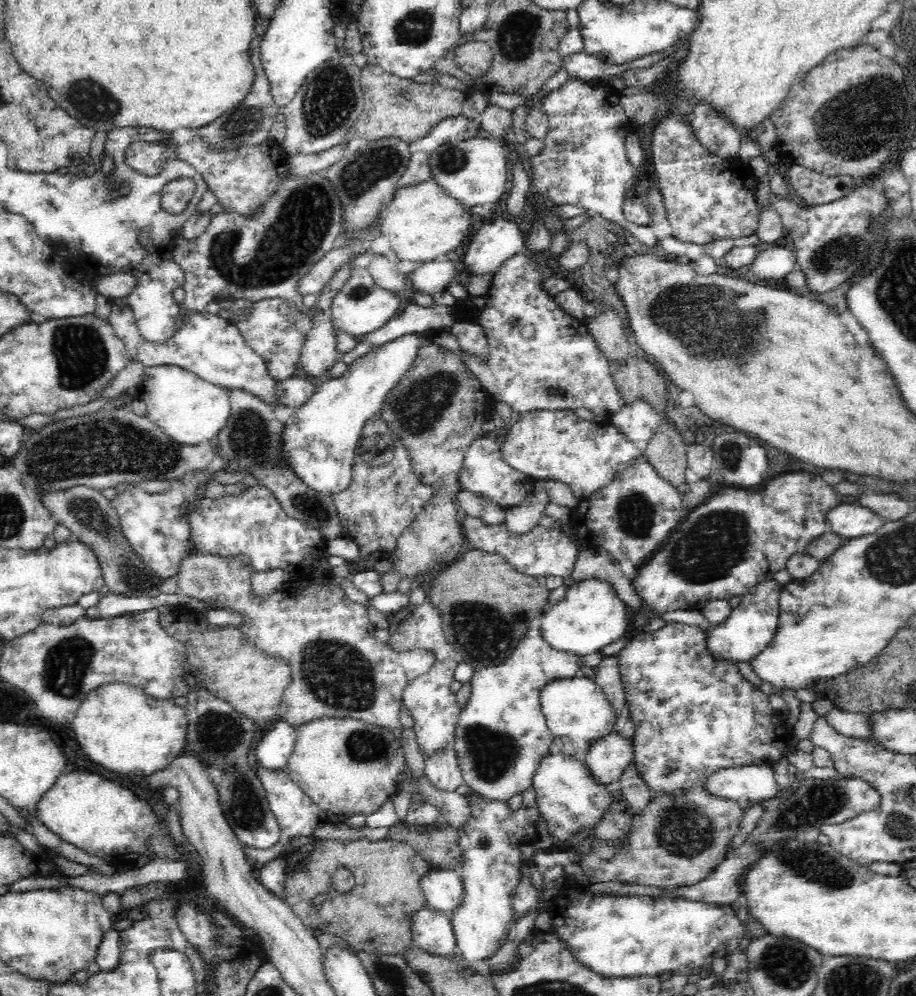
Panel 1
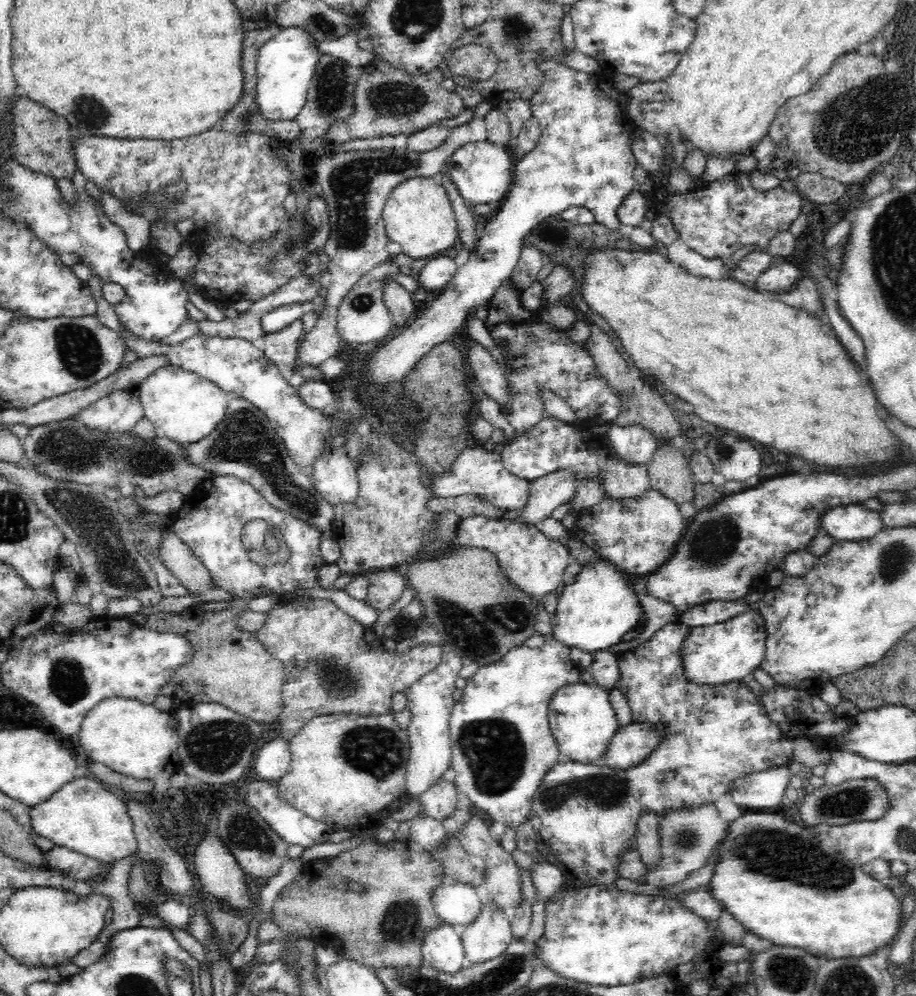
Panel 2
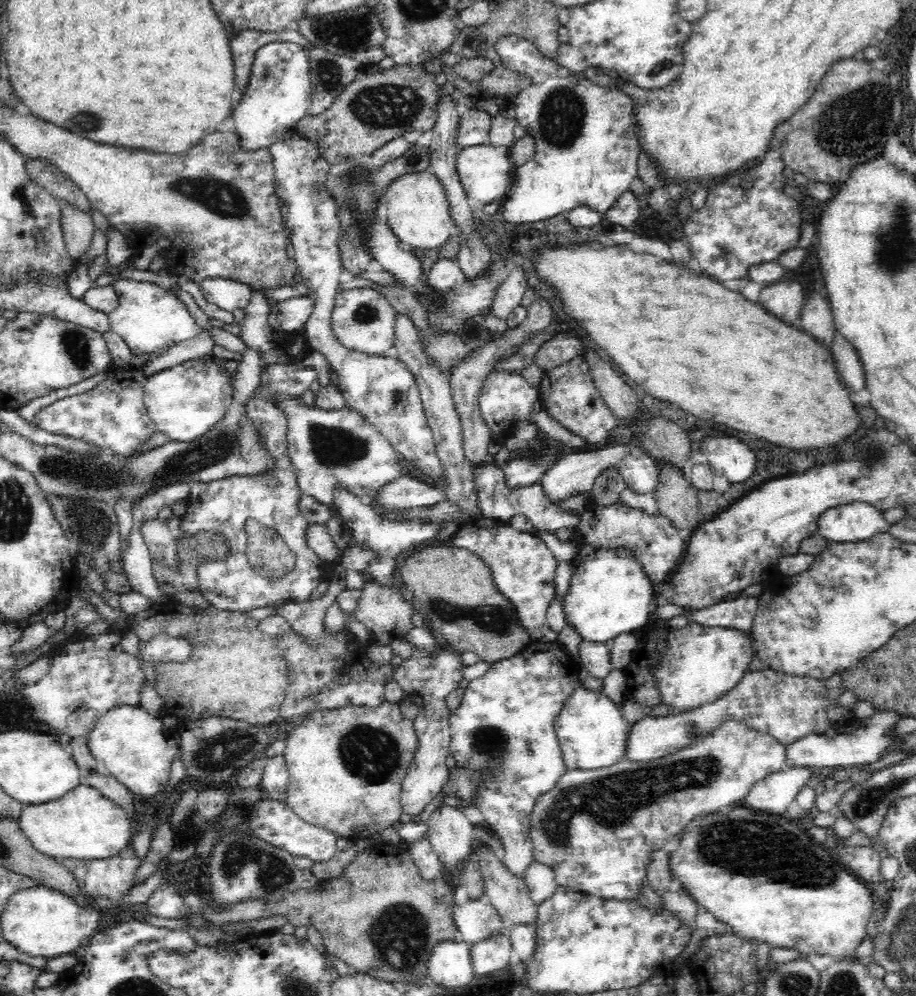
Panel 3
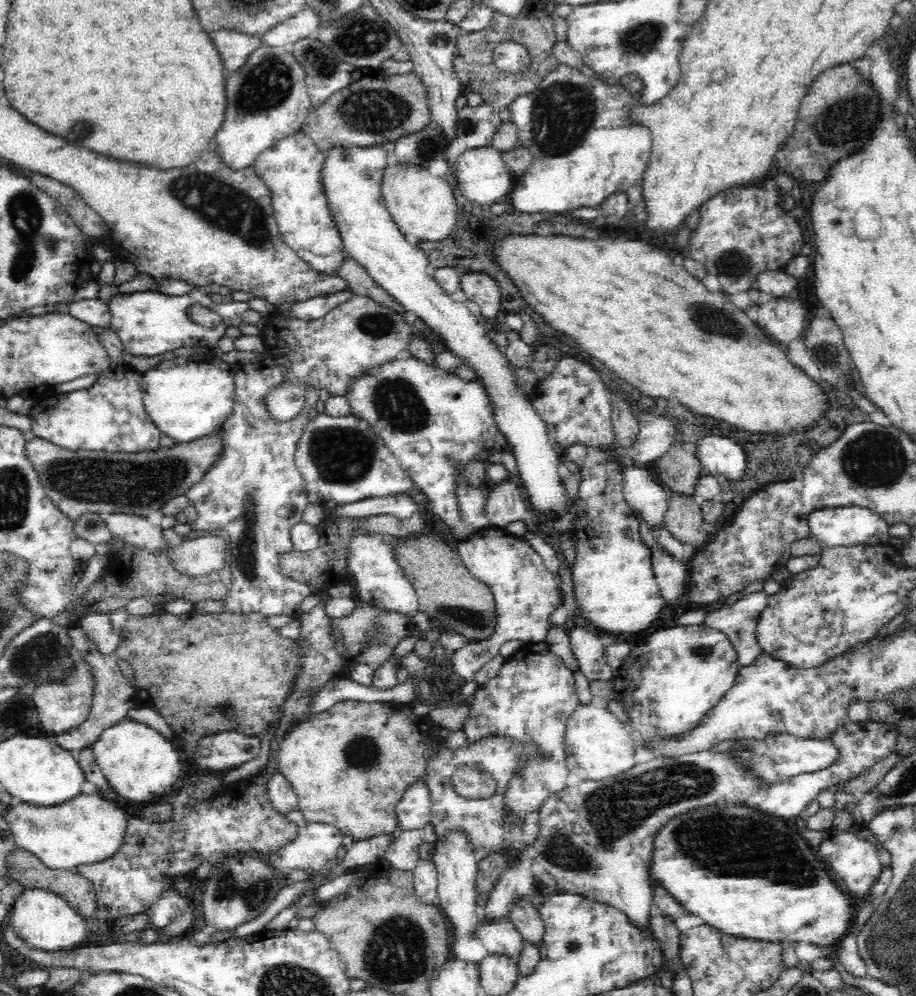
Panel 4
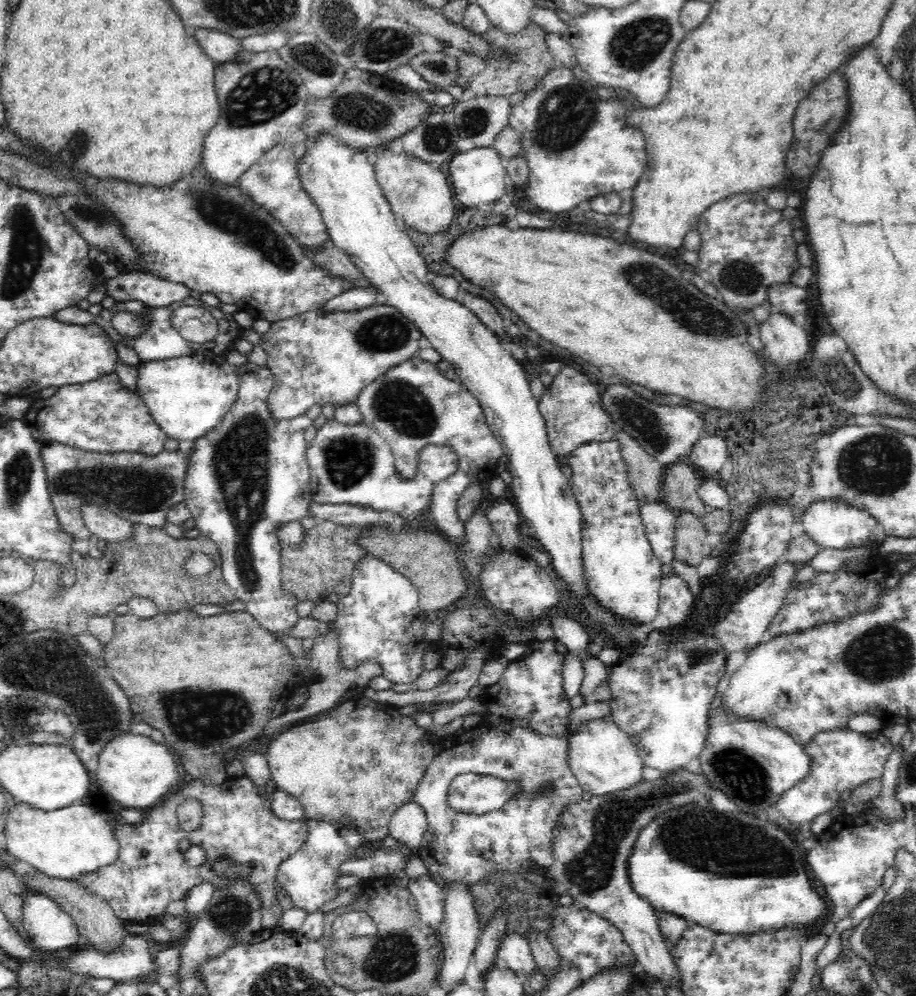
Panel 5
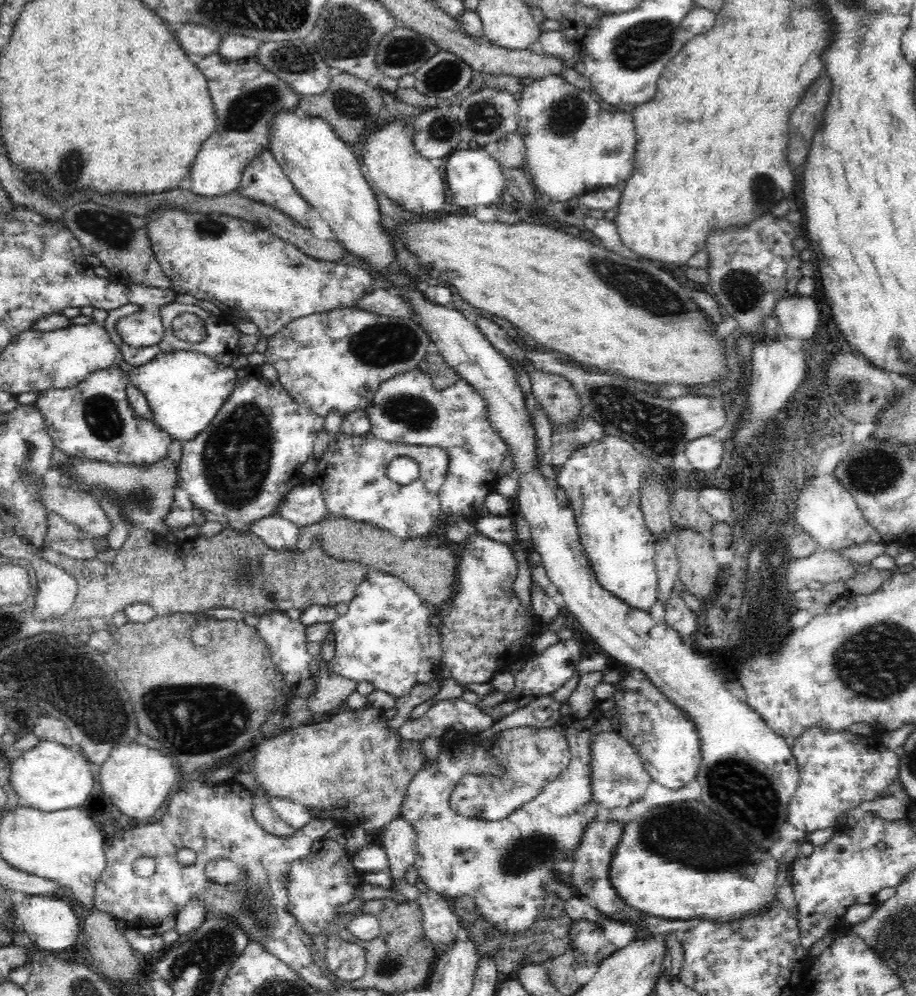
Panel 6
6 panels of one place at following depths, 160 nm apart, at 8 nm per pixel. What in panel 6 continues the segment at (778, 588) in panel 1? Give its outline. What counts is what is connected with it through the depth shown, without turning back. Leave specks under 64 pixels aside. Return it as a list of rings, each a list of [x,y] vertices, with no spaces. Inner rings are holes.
[[[631,667],[630,672],[616,682],[613,686],[612,702],[614,704],[614,716],[610,718],[614,731],[619,731],[632,747],[636,747],[638,755],[641,757],[643,768],[651,777],[651,781],[656,782],[668,789],[678,791],[697,779],[701,766],[701,754],[699,731],[696,730],[695,723],[690,719],[687,711],[678,707],[668,695],[664,695],[659,687],[643,673]]]

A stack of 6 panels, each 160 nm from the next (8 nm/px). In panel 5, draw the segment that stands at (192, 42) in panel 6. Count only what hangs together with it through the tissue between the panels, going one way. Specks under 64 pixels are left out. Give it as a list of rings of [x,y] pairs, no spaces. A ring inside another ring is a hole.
[[[196,29],[193,34],[203,51],[215,64],[236,62],[242,54],[242,42],[217,30]]]

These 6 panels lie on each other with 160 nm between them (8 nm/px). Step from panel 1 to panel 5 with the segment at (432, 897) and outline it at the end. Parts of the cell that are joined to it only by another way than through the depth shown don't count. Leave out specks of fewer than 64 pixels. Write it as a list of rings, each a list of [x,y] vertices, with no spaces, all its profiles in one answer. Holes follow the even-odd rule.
[[[518,933],[502,936],[498,944],[498,954],[508,962],[508,968],[526,978],[536,967],[529,940]]]

